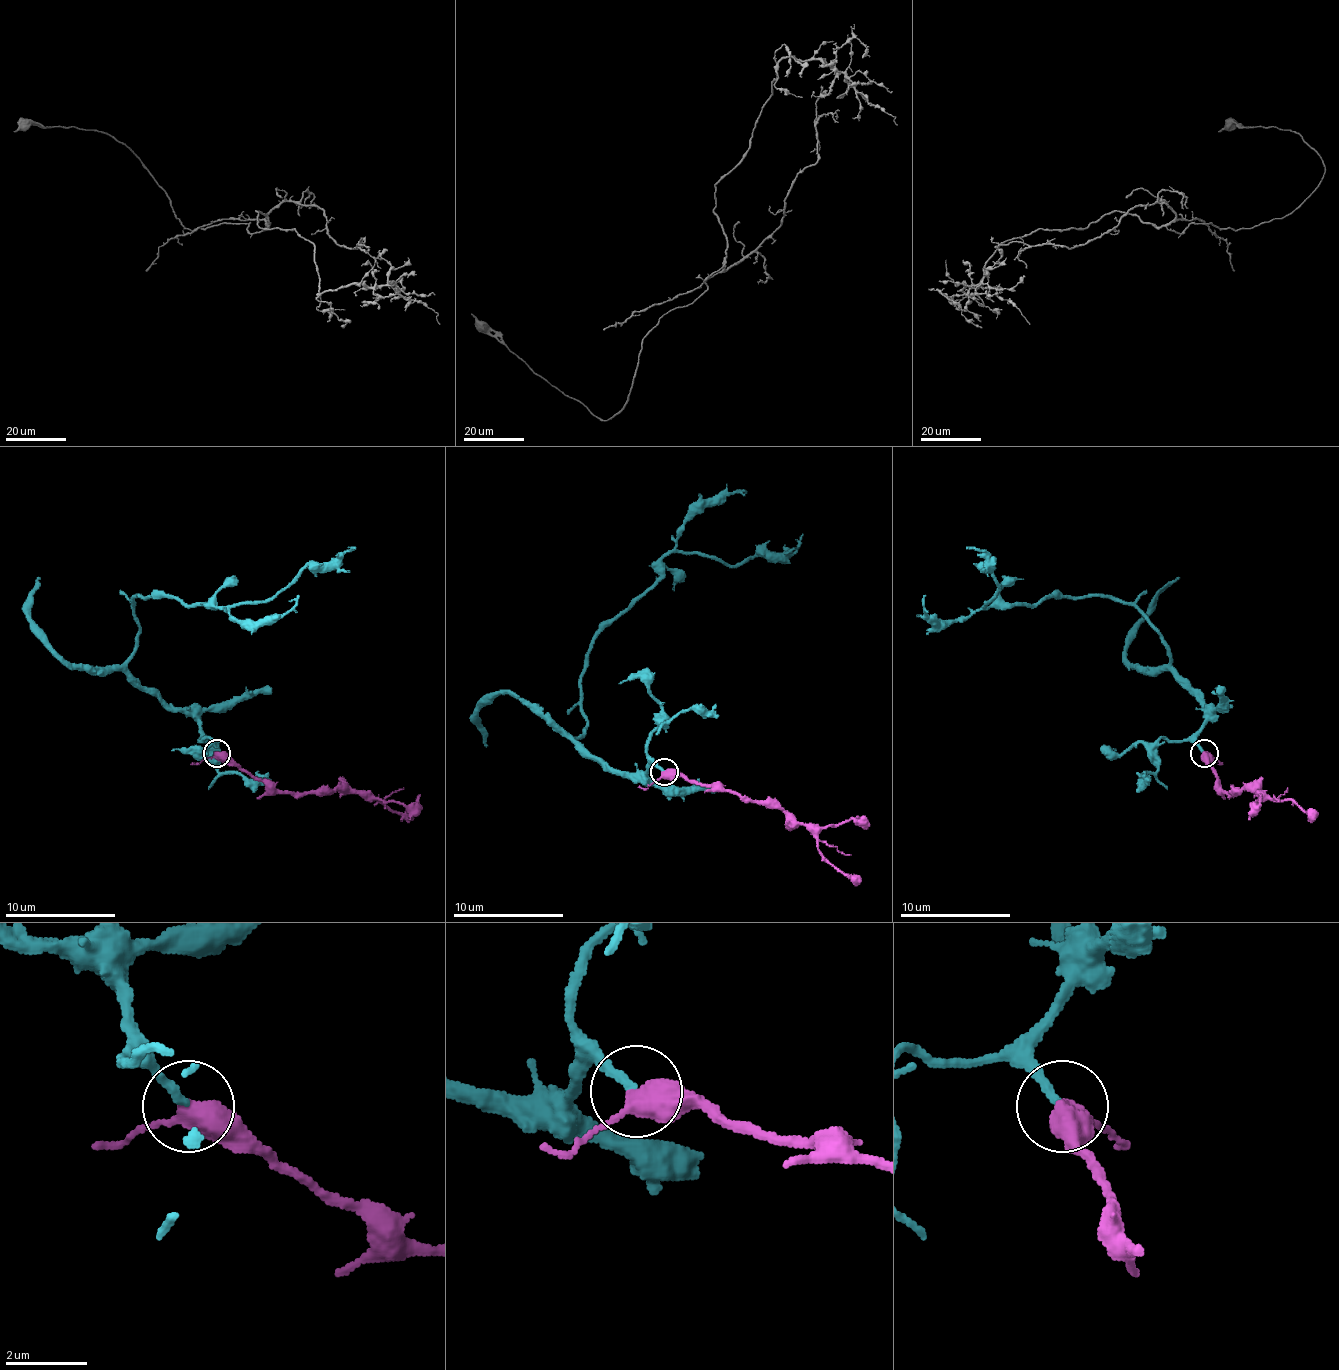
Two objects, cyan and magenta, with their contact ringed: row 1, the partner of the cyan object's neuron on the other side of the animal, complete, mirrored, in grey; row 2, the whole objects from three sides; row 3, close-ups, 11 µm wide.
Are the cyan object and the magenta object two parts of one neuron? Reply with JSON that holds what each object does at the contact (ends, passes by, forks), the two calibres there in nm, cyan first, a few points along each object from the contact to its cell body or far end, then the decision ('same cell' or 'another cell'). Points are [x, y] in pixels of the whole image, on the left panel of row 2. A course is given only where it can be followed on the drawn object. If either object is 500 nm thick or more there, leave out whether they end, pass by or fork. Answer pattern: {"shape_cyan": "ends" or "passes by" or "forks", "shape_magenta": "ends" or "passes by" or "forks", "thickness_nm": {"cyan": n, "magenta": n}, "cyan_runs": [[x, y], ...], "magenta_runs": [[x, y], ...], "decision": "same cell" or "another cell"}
{"thickness_nm": {"cyan": 200, "magenta": 500}, "cyan_runs": [[217, 754], [190, 715], [126, 668], [140, 629], [137, 596], [256, 604], [356, 546]], "magenta_runs": [[217, 754], [228, 754], [242, 767], [284, 792], [353, 790], [414, 820]], "decision": "same cell"}

